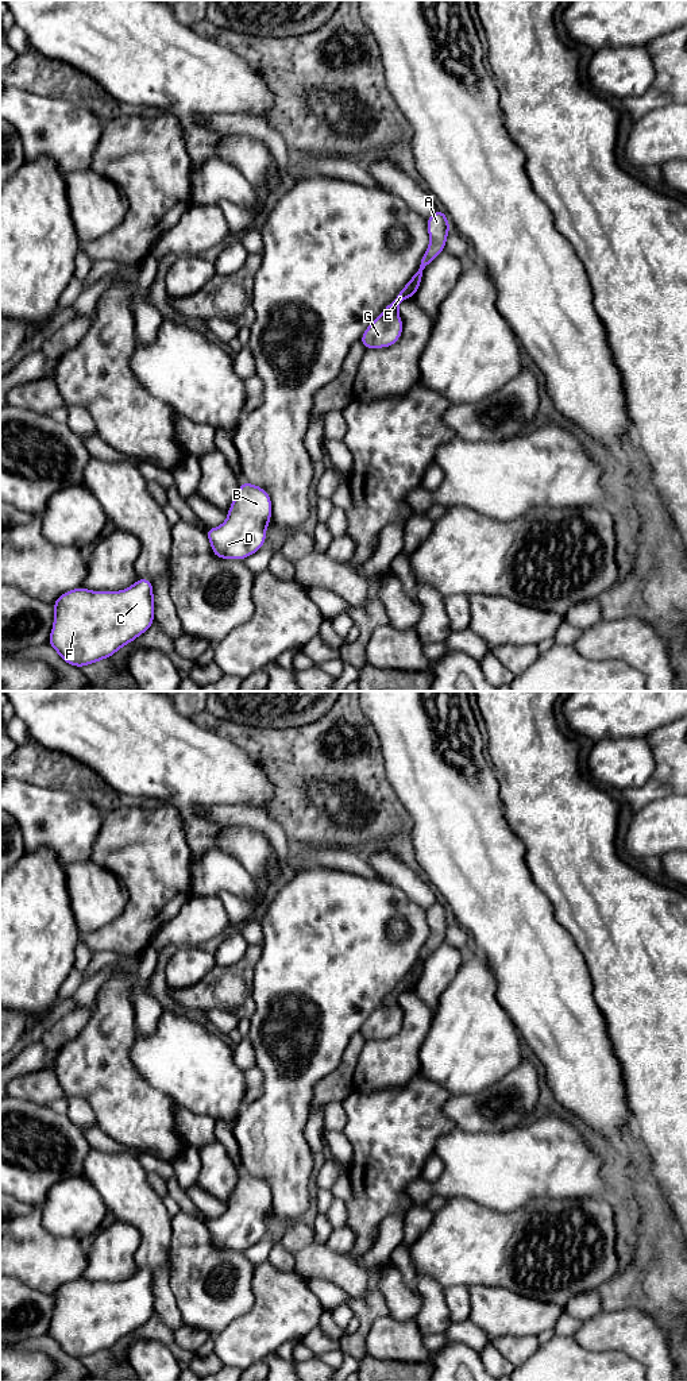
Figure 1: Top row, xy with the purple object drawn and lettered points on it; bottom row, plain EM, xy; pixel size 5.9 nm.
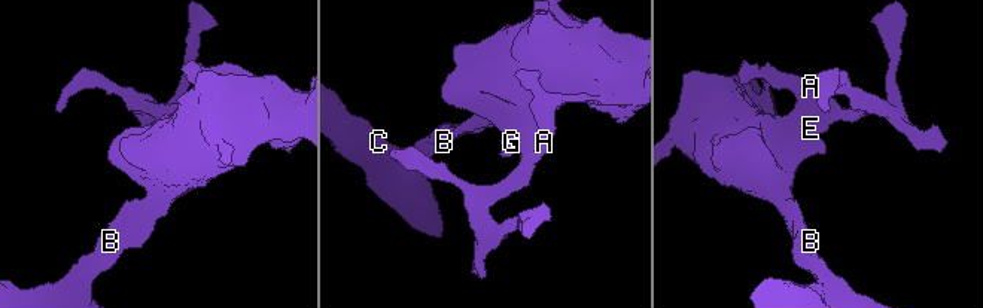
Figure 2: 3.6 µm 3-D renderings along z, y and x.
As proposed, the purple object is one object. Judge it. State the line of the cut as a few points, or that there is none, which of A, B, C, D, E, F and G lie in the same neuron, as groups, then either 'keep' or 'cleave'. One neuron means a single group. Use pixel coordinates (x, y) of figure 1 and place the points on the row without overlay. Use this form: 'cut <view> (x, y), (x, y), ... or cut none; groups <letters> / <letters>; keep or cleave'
cut xy (397, 999), (389, 1005), (382, 1005); groups A E / B C D F G; cleave

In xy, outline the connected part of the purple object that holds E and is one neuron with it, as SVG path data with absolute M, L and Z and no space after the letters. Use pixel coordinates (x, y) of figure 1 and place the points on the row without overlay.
M406 975L401 981L400 984L395 987L395 990L389 995L386 996L386 999L383 1000L383 1006L390 1006L393 1004L395 1000L398 1000L400 995L404 992L404 991L408 991L408 990L412 990L414 988L416 985L416 980L410 976L410 975Z

